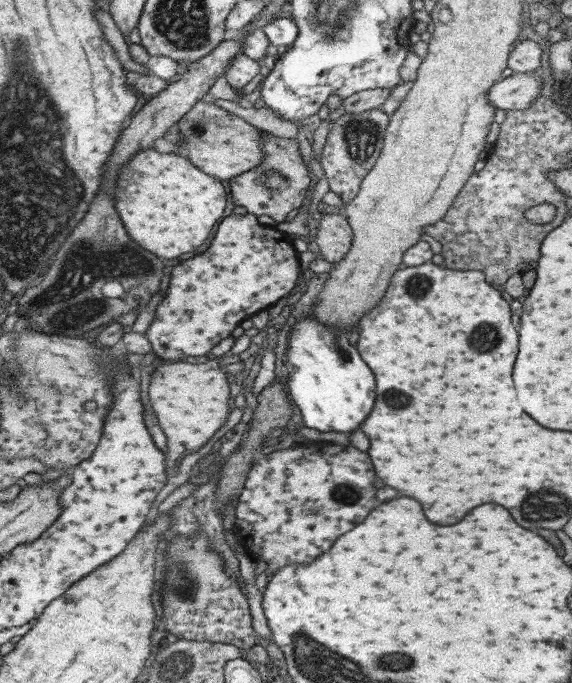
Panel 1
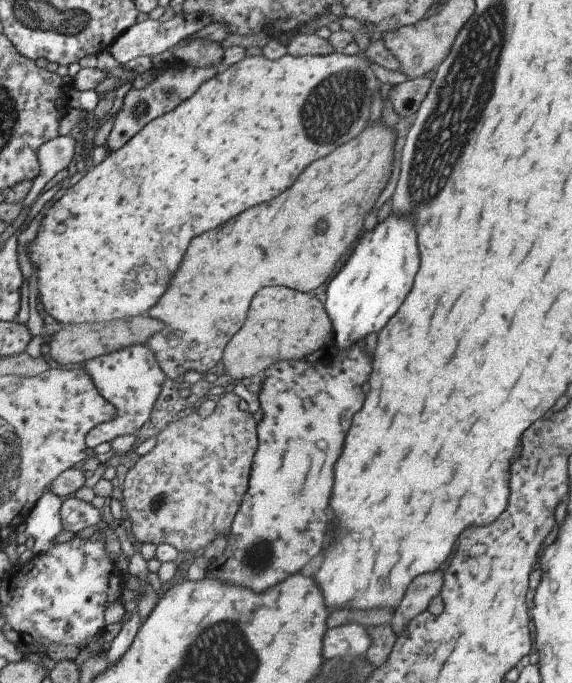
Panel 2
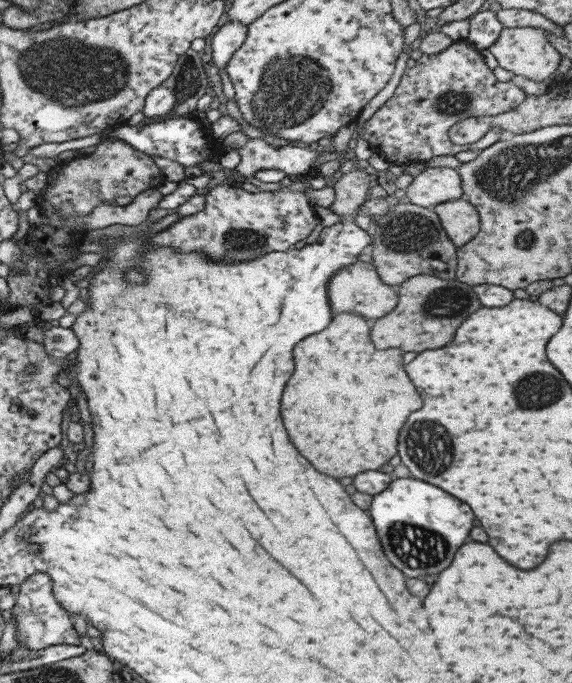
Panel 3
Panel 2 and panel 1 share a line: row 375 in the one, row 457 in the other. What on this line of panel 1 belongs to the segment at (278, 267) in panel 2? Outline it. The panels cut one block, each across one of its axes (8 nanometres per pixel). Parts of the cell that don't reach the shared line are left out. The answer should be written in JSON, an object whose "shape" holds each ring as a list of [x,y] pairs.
{"shape":[[[213,357],[205,363],[191,364],[184,360],[161,364],[151,371],[147,396],[166,438],[164,472],[173,476],[175,466],[188,454],[197,452],[221,426],[229,414],[227,375]]]}

